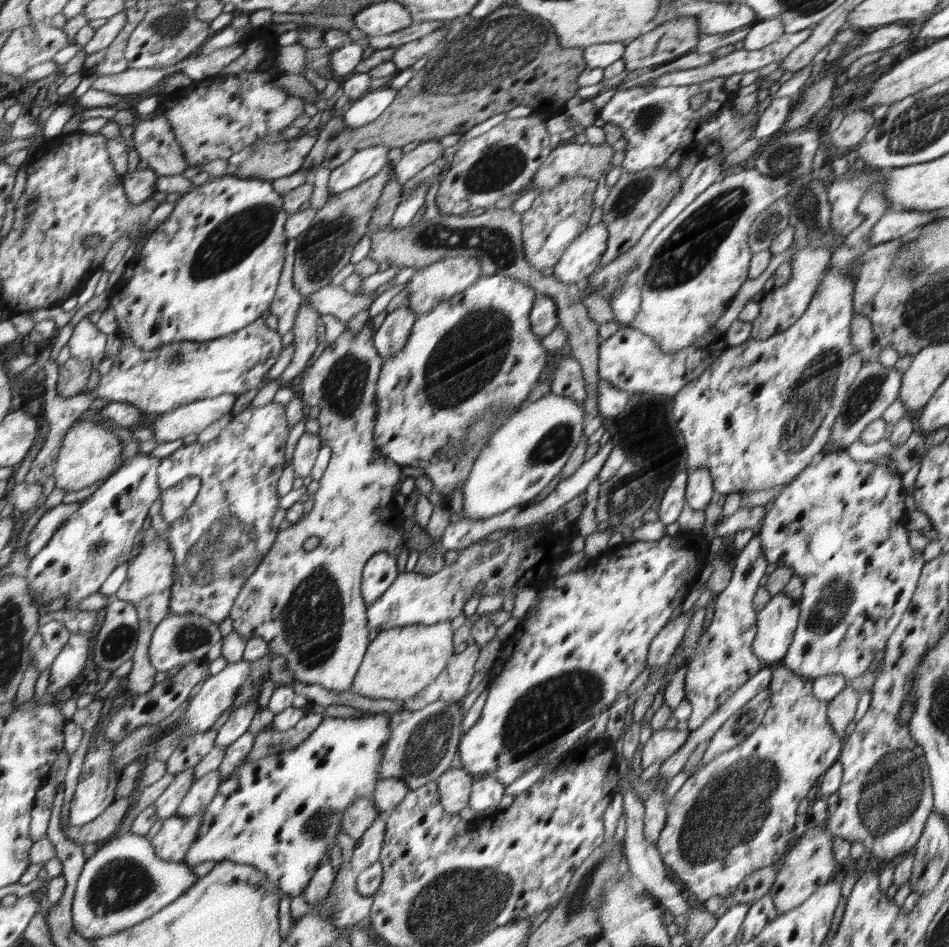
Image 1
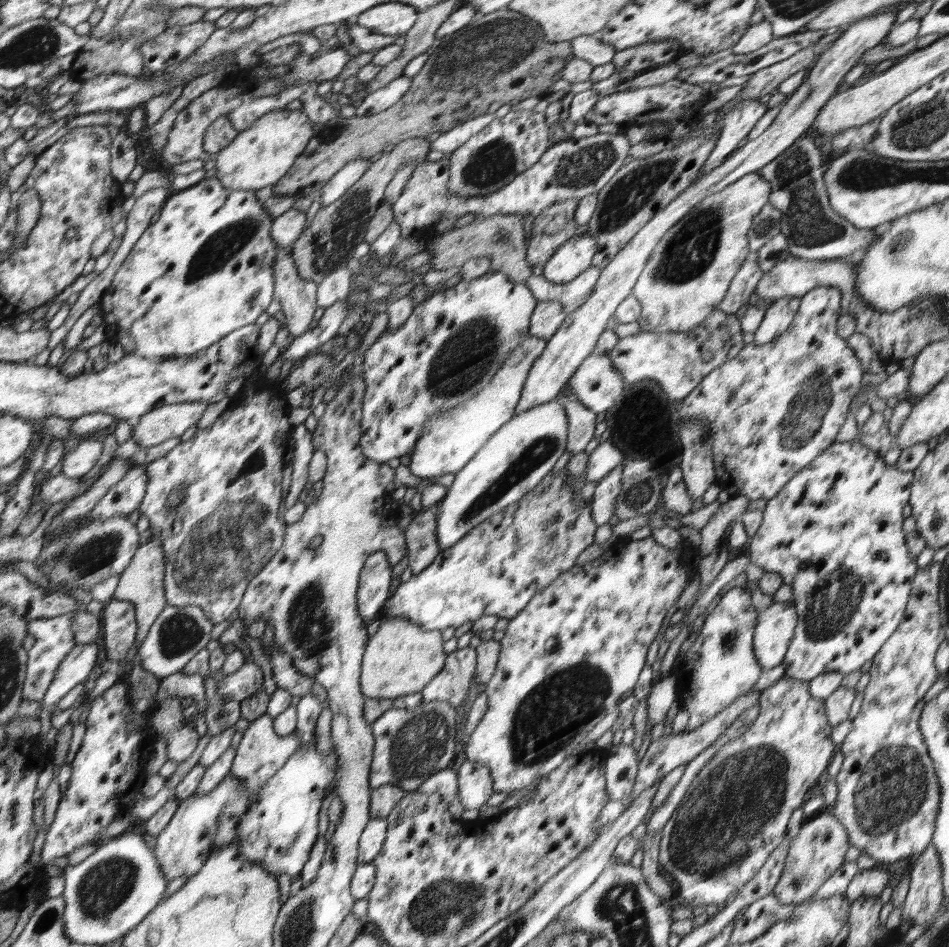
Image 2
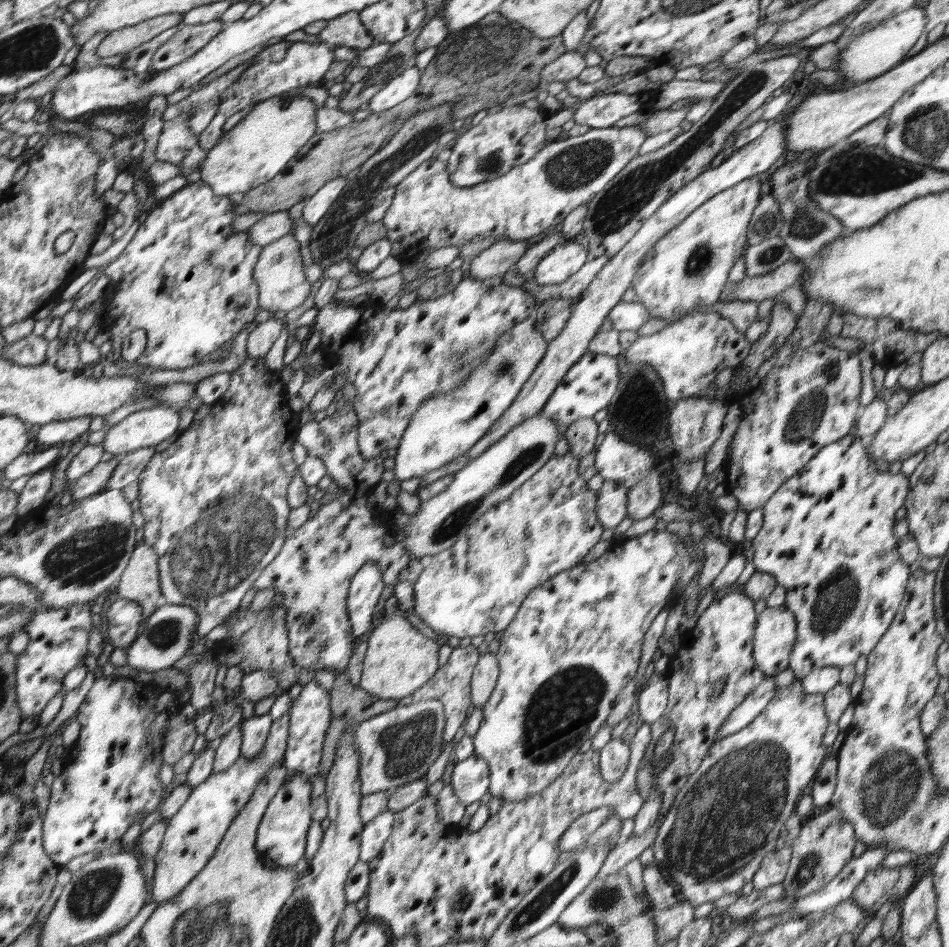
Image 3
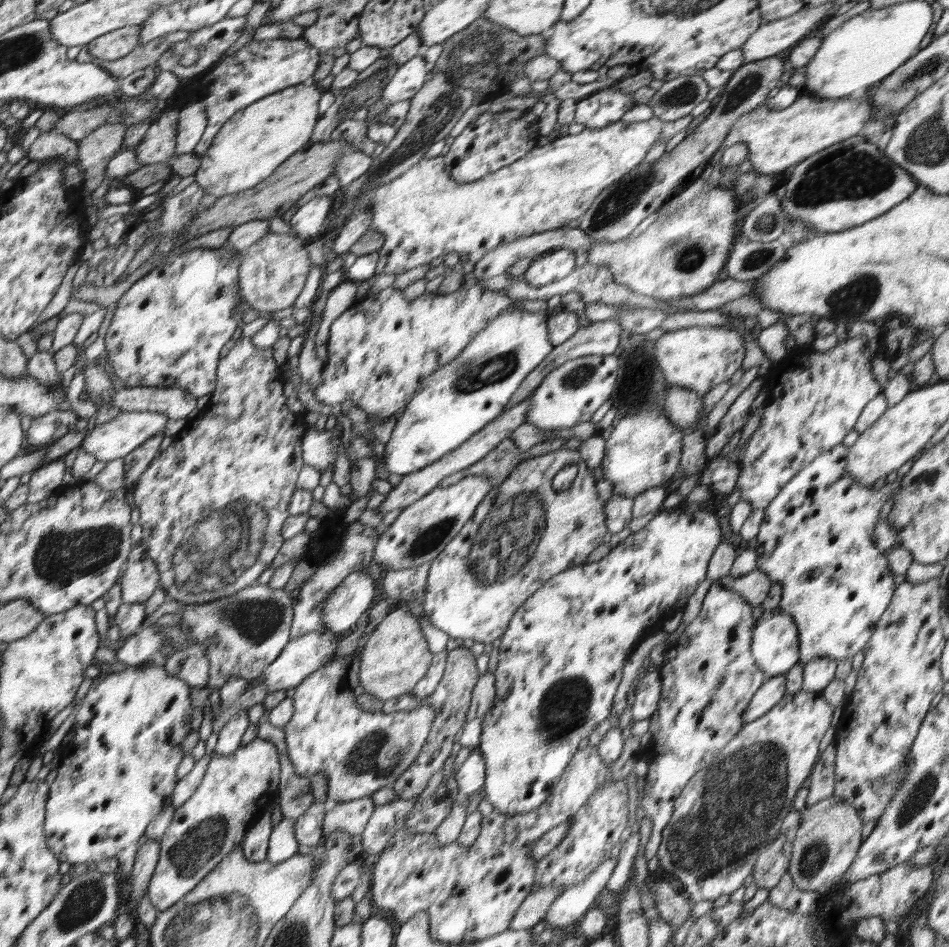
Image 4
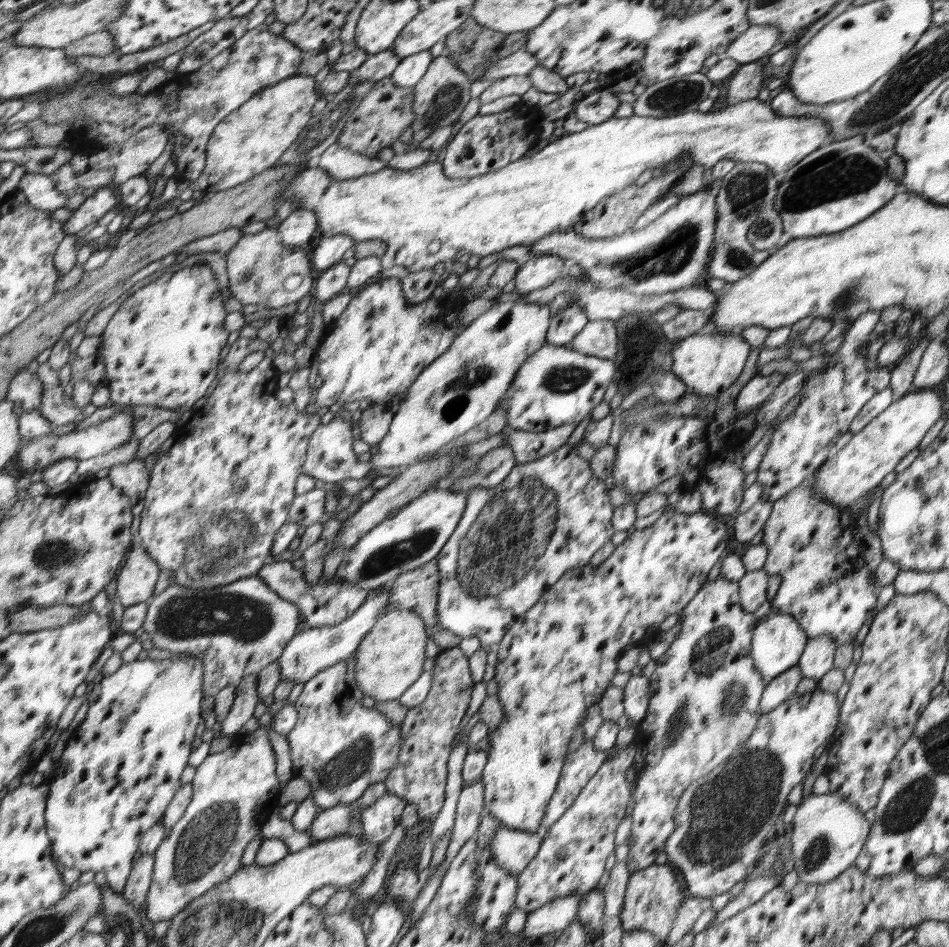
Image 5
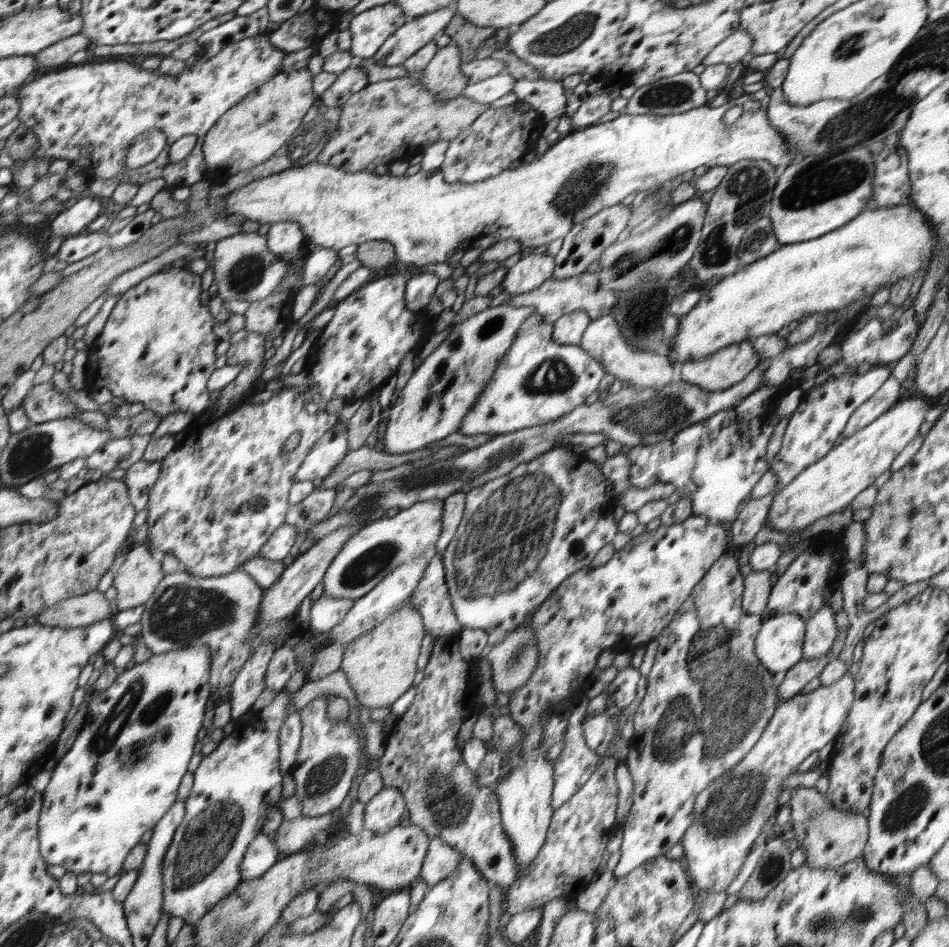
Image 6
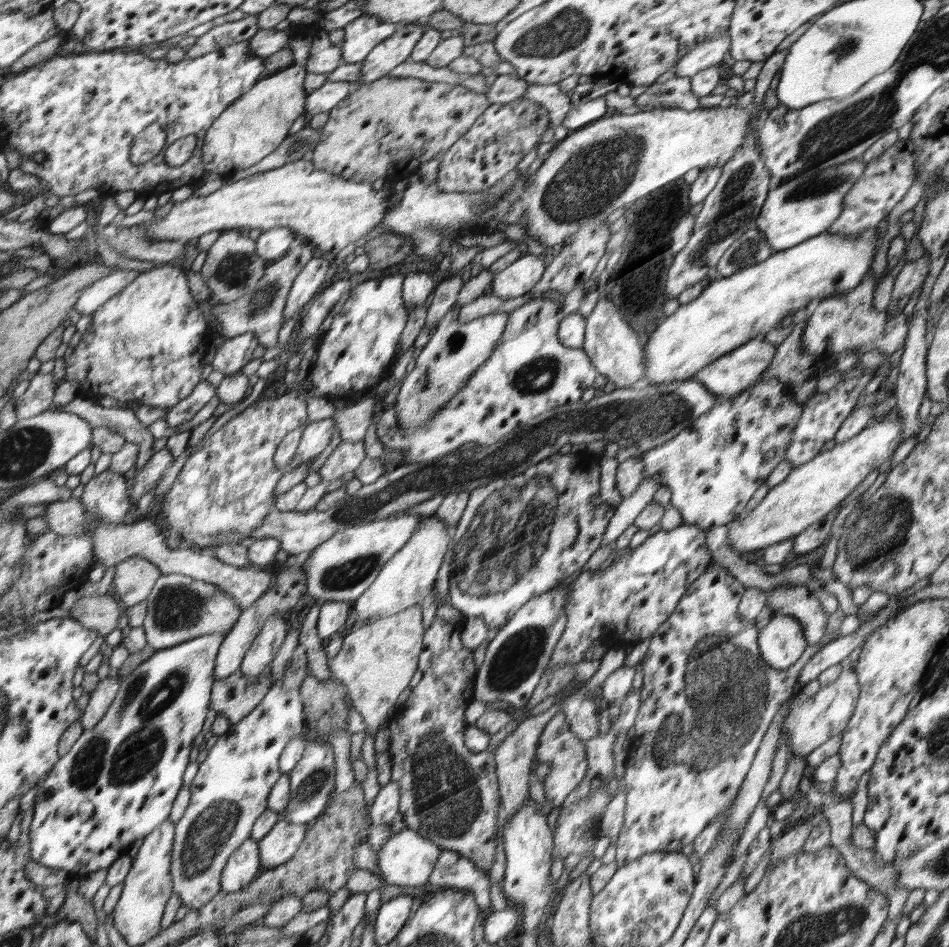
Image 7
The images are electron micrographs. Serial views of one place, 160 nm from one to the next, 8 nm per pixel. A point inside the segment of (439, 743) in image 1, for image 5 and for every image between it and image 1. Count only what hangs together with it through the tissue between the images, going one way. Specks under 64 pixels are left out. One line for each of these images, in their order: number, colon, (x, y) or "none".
2: (412, 744)
3: (397, 747)
4: (328, 732)
5: (341, 748)

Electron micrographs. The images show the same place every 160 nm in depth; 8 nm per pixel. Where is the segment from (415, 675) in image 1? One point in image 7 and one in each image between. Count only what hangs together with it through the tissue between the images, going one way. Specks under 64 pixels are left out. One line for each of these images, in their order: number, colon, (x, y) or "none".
2: (402, 658)
3: (400, 660)
4: (396, 657)
5: (390, 658)
6: (380, 666)
7: (377, 660)

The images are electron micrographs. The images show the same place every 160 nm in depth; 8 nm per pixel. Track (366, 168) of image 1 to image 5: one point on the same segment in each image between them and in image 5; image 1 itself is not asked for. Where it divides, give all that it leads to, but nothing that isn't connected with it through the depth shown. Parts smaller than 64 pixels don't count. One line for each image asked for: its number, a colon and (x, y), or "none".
2: (341, 182)
3: (317, 206)
4: (309, 220)
5: (296, 230)

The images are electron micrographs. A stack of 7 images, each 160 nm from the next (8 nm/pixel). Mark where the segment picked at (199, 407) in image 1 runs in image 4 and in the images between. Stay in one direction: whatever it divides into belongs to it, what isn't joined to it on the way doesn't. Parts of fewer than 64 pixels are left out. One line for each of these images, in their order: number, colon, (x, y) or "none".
2: (170, 421)
3: (146, 428)
4: (115, 439)

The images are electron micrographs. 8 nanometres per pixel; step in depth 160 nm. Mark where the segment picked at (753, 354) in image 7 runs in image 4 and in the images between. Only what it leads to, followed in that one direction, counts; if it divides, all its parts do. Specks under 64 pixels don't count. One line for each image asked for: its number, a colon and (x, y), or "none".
4: (698, 358)
5: (707, 364)
6: (727, 366)

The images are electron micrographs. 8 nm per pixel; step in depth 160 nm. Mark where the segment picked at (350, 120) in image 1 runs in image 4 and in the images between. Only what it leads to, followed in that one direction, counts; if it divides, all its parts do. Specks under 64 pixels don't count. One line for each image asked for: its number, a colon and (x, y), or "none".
2: (379, 100)
3: (396, 91)
4: (410, 77)

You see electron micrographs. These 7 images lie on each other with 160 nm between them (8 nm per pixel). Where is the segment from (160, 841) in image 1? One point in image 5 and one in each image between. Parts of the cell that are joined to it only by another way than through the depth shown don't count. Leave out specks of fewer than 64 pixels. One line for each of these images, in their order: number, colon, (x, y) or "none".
2: (183, 847)
3: (192, 836)
4: (208, 827)
5: (235, 791)

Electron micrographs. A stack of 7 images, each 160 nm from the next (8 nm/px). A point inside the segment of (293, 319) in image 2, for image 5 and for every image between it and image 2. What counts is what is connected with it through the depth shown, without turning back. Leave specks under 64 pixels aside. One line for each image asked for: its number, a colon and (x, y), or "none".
3: (281, 274)
4: (276, 268)
5: (262, 269)

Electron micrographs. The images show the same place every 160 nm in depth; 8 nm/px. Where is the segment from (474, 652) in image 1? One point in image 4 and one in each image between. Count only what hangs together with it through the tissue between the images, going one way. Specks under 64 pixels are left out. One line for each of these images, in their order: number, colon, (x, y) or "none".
2: (451, 685)
3: (451, 684)
4: (451, 698)

